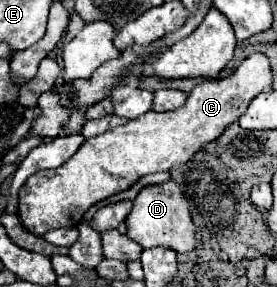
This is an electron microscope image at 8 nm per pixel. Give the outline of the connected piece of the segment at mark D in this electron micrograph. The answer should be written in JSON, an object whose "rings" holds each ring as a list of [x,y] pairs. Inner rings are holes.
{"rings":[[[173,180],[145,186],[133,200],[133,208],[125,224],[127,224],[127,236],[137,244],[141,244],[143,248],[169,246],[175,252],[189,252],[195,248],[195,224],[191,220],[187,198],[181,186]]]}

